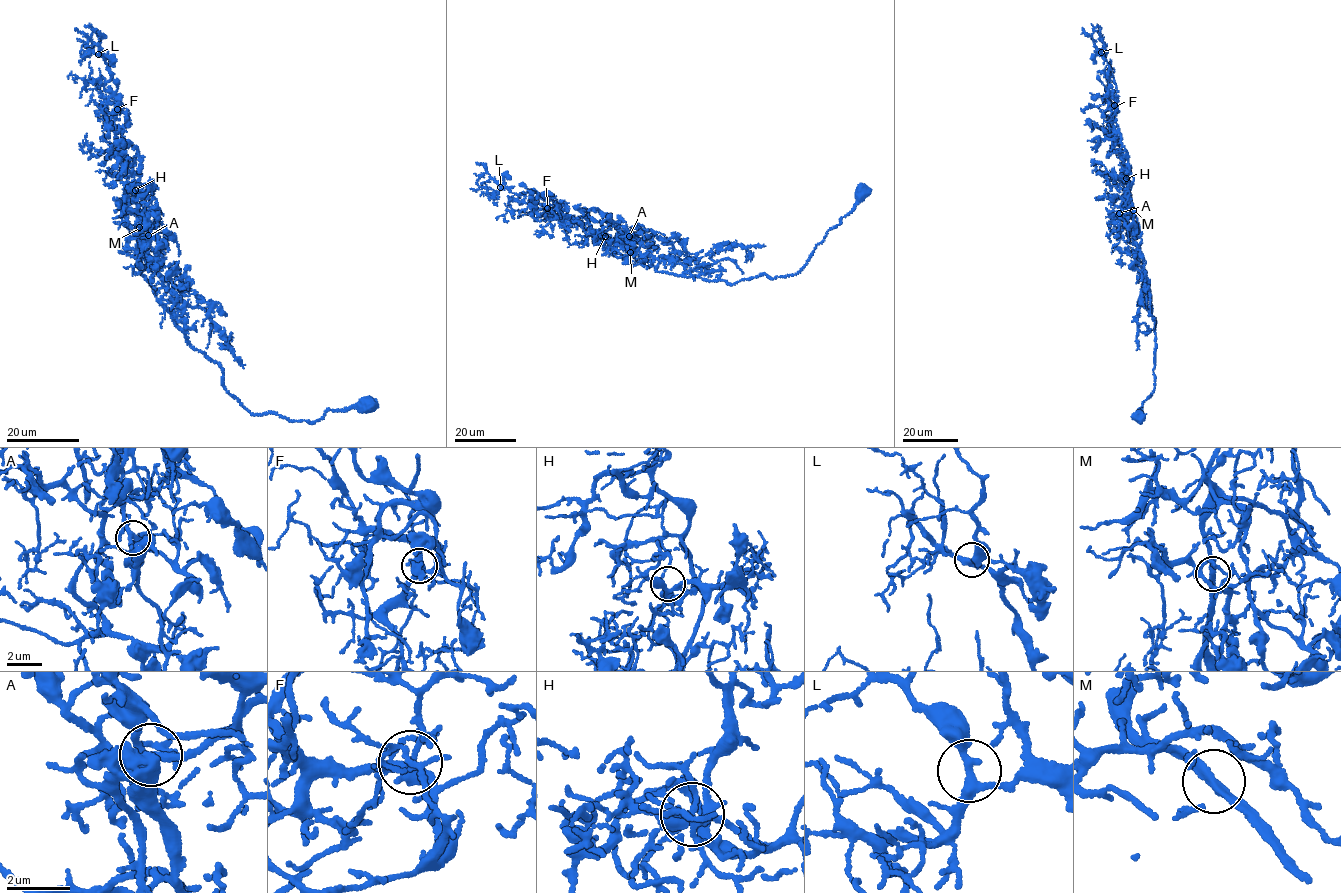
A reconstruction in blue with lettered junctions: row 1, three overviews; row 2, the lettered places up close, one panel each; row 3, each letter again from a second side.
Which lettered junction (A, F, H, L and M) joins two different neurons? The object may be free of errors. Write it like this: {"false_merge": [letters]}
{"false_merge": []}

